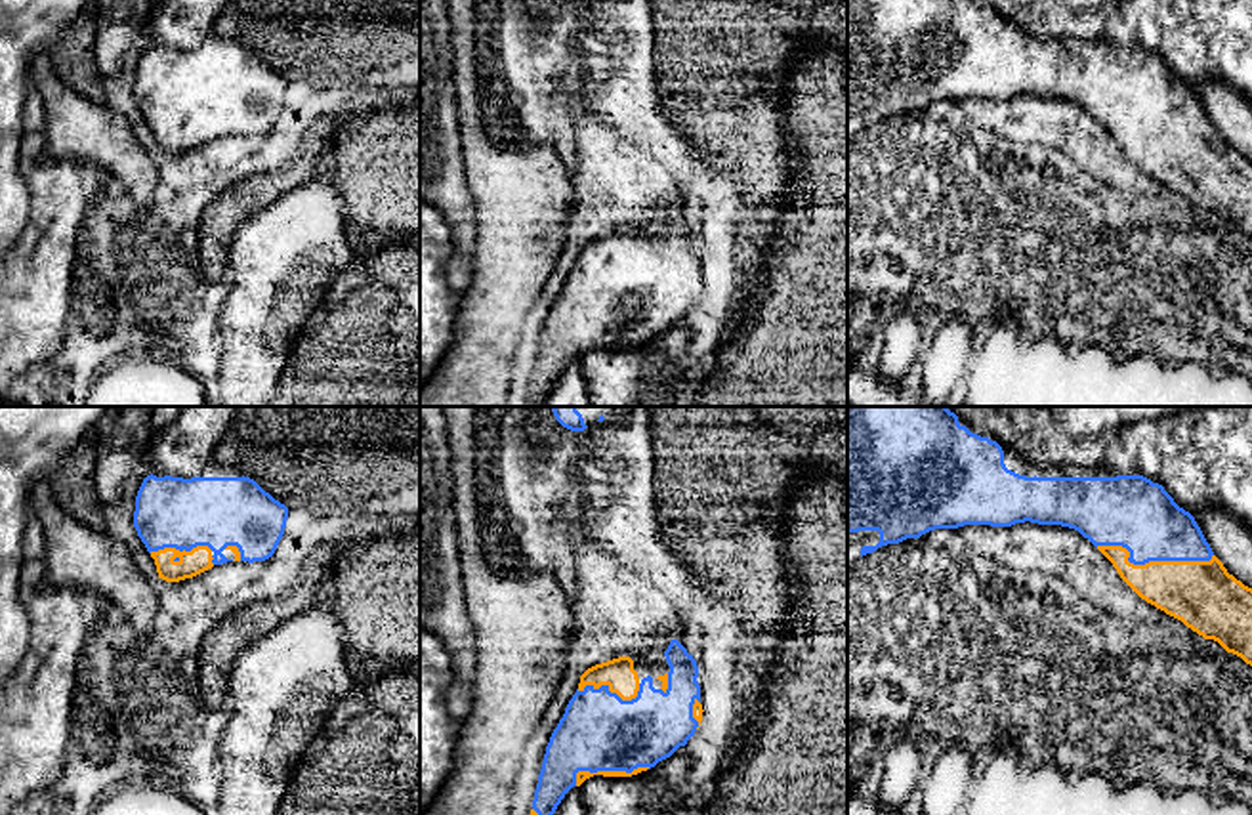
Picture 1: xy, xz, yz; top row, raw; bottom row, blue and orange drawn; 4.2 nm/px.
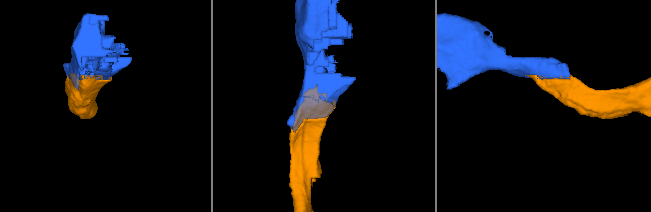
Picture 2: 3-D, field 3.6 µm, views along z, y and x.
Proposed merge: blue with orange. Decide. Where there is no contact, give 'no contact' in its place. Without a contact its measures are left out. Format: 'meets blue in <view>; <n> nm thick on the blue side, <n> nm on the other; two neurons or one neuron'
meets blue in yz; 300 nm thick on the blue side, 280 nm on the other; one neuron

